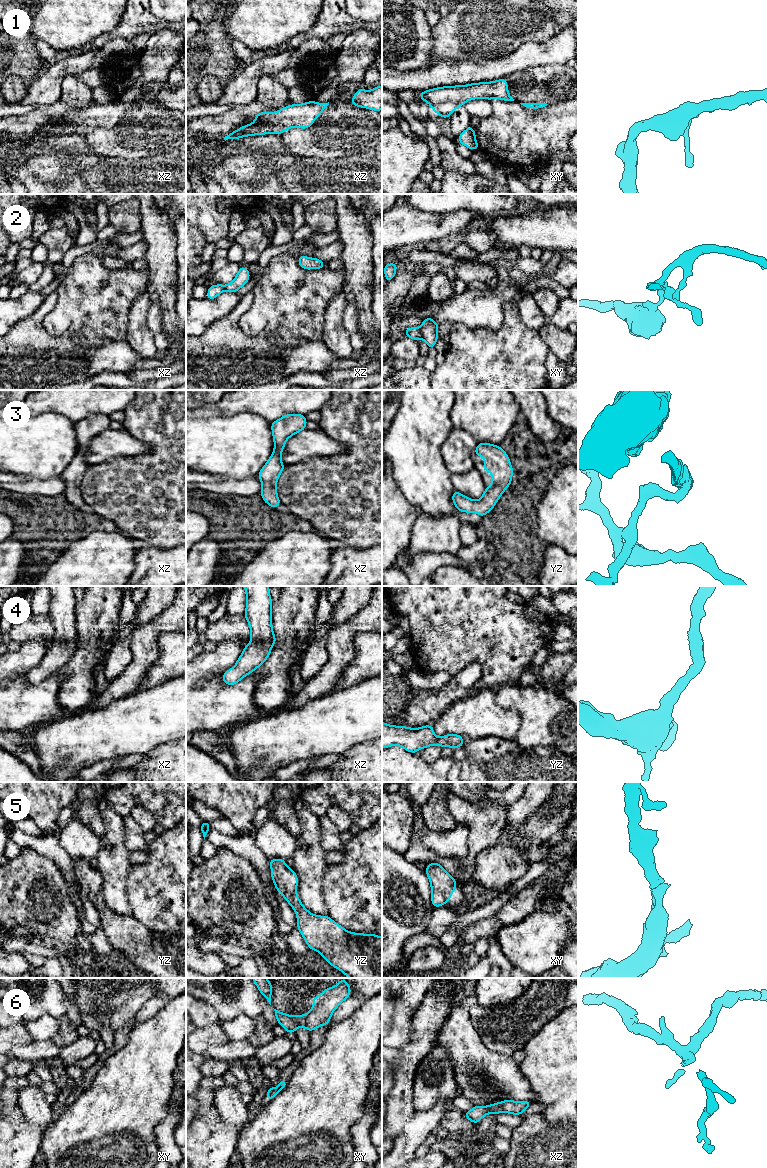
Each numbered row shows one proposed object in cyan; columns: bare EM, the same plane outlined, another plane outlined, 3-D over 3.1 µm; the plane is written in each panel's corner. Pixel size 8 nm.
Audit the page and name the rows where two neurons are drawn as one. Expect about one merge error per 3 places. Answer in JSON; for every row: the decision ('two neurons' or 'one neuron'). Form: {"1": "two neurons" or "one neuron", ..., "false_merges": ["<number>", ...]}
{"1": "one neuron", "2": "two neurons", "3": "one neuron", "4": "one neuron", "5": "one neuron", "6": "one neuron", "false_merges": ["2"]}

